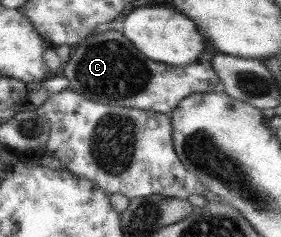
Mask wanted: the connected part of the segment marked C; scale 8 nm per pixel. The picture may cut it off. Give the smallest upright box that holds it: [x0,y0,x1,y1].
[62,29,223,114]

